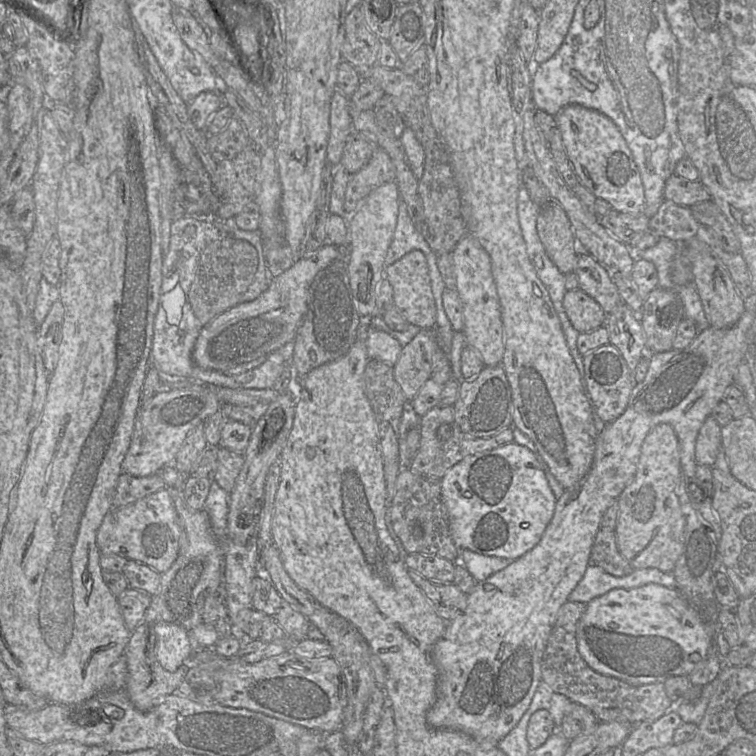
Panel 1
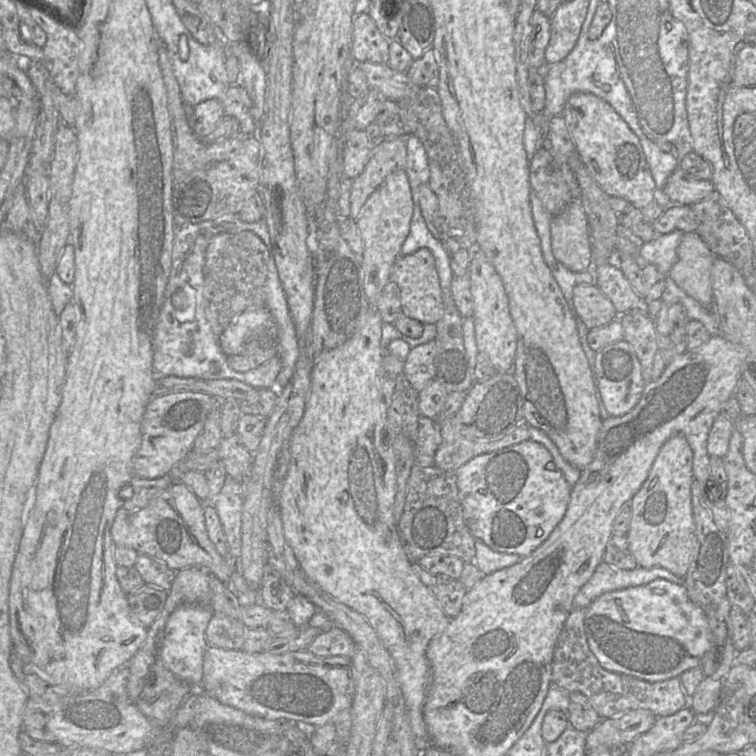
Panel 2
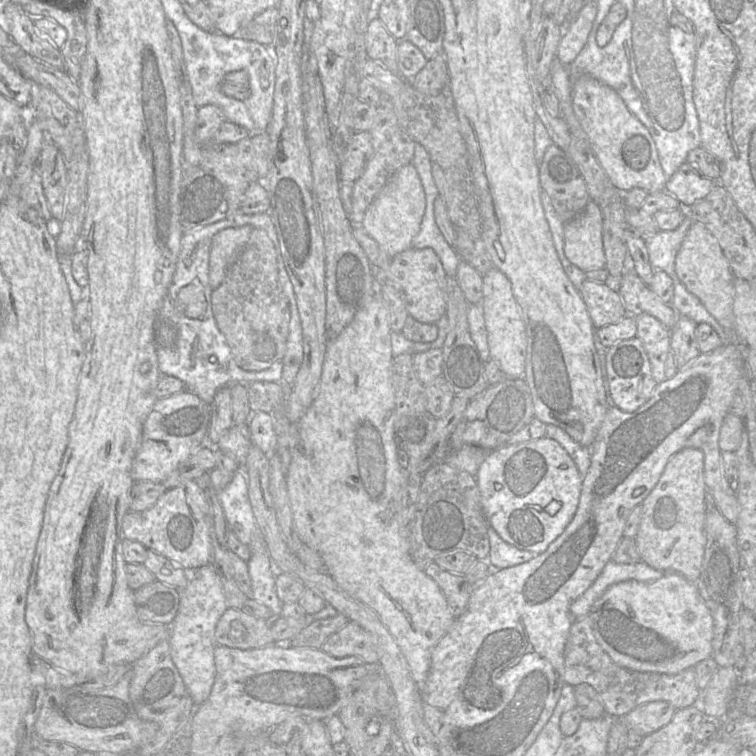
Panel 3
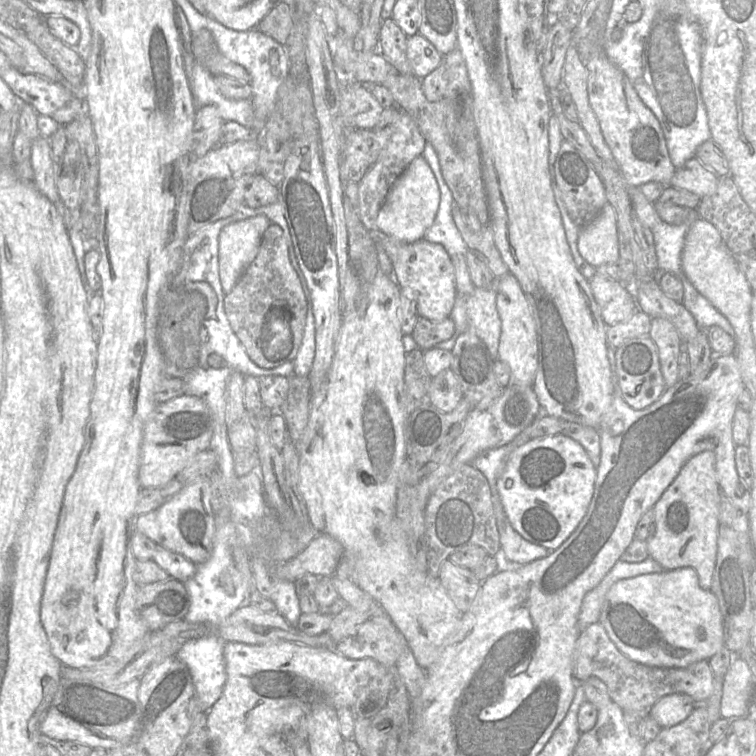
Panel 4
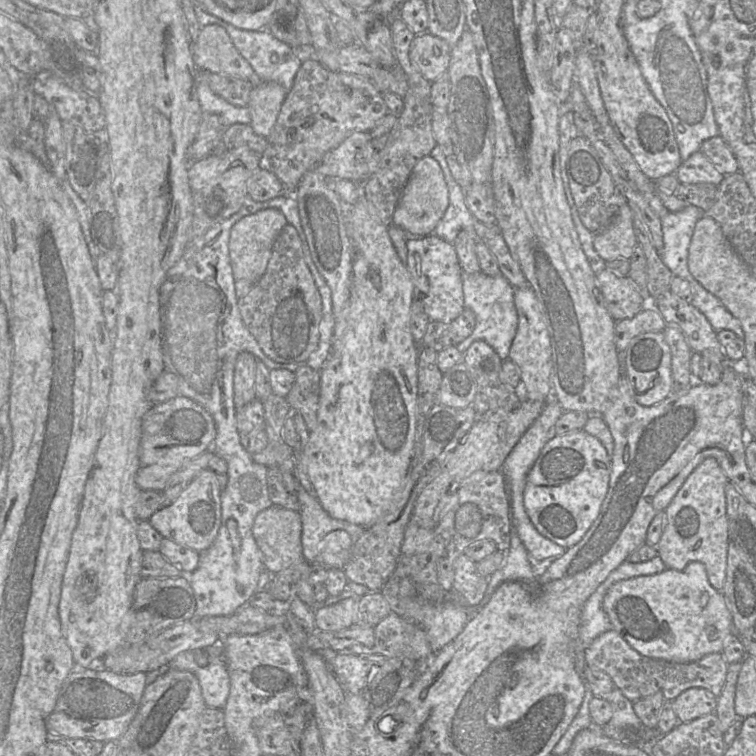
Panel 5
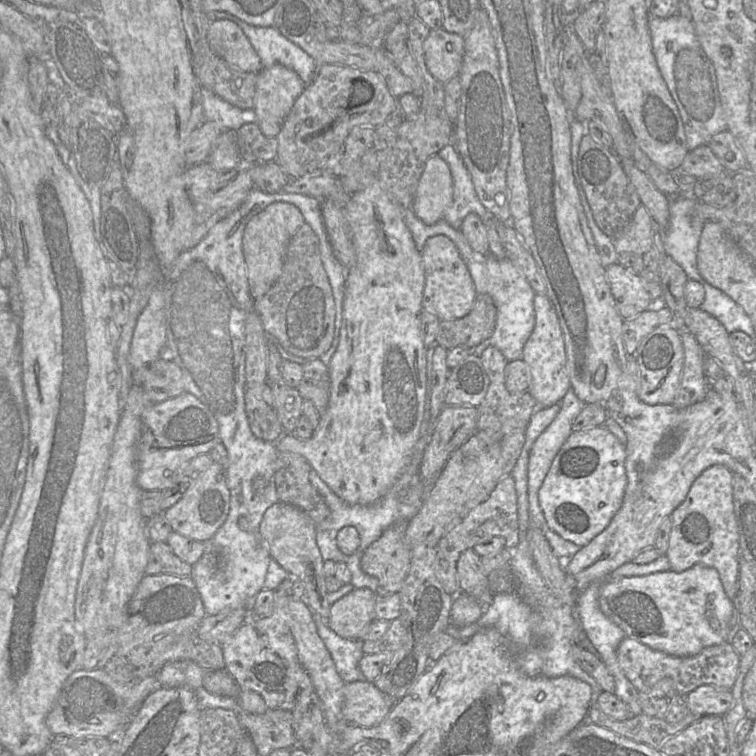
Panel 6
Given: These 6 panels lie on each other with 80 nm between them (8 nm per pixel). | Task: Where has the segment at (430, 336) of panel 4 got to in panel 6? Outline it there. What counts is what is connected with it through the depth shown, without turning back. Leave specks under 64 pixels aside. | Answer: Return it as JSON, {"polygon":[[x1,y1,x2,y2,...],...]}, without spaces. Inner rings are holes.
{"polygon":[[477,295,471,311,464,317,441,321,435,344,446,349,463,347,477,349,492,335,497,317,497,308,491,296]]}

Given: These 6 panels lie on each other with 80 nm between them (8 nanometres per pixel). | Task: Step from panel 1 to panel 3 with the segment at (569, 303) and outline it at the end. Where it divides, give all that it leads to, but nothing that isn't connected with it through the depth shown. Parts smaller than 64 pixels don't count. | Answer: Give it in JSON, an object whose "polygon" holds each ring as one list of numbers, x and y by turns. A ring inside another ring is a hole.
{"polygon":[[586,280,580,285,579,292,596,329,616,323,629,315,618,292,605,282]]}

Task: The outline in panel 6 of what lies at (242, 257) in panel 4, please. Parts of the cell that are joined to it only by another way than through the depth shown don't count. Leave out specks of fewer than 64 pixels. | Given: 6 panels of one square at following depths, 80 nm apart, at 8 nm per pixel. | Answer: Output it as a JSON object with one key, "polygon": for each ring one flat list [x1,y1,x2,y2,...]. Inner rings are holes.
{"polygon":[[284,202,269,205,247,223,243,235,243,253,248,270,249,291,254,299,264,296,281,276,289,243,304,224,301,211]]}

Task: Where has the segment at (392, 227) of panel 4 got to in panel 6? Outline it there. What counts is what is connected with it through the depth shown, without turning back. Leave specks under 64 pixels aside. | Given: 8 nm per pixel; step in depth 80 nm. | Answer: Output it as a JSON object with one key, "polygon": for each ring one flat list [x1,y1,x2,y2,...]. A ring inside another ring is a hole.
{"polygon":[[439,156,430,157,419,179,411,209,424,224,442,219,452,201,453,183,450,169]]}

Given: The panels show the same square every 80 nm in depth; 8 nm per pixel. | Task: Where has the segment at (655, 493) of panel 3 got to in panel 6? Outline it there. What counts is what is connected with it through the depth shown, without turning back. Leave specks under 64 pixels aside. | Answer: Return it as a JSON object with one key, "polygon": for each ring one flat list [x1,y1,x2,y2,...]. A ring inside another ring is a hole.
{"polygon":[[720,464,707,468,699,475,693,482,685,500,670,515,672,529,669,546,665,553,671,570,675,572,686,571,695,564,716,569,731,601,736,599,739,579,739,534,733,505,733,478,734,474,726,466]]}

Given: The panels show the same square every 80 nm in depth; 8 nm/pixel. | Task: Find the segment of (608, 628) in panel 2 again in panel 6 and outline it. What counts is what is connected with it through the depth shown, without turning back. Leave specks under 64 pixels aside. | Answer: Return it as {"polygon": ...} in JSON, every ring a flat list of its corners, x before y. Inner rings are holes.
{"polygon":[[695,564,683,572,670,569,644,576,622,577,604,583,599,590,598,602,602,612,624,631,626,638,669,655,694,656,709,646,730,642,733,602,726,594,717,570,702,564]]}

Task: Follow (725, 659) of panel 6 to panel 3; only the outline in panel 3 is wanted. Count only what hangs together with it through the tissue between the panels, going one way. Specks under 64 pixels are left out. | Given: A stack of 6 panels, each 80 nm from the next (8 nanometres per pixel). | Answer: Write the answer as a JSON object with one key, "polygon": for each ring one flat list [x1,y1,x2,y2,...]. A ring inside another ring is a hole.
{"polygon":[[589,616,574,619,570,627,564,651,563,680,573,687,582,683,592,686,602,700,605,714,614,718,622,718,633,709,655,701,668,702,677,710,684,709,692,706,701,692,694,667,668,675,639,672,617,665,597,642]]}

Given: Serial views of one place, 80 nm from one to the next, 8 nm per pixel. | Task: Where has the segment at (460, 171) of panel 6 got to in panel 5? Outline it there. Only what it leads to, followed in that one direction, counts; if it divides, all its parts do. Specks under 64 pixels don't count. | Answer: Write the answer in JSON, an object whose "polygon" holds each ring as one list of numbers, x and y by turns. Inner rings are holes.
{"polygon":[[436,145,429,155,441,166,449,191,449,204,435,226,433,235,454,243,463,229,474,229,475,223,480,222,467,208,465,194,452,177,442,148]]}

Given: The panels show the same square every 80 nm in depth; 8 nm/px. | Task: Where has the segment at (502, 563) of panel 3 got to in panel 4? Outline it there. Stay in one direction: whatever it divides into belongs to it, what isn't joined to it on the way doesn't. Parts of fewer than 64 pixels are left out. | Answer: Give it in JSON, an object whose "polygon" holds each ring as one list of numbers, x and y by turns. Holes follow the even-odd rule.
{"polygon":[[497,496,496,519,500,536,500,550,508,561,524,565,550,554,550,550,525,540,512,528]]}

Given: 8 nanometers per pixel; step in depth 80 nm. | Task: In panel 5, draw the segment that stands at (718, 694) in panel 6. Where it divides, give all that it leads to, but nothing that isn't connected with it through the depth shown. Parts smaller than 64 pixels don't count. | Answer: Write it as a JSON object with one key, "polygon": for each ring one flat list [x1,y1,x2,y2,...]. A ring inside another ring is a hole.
{"polygon":[[690,688,668,704,676,714,679,723,692,721,714,714,718,696,704,688]]}

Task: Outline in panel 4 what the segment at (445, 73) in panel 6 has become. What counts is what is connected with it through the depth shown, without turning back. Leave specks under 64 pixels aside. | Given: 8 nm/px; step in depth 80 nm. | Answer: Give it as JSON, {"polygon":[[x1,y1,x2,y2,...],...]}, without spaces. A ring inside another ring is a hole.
{"polygon":[[420,34,408,37,406,56,411,65,412,75,419,79,434,71,444,58,444,55]]}

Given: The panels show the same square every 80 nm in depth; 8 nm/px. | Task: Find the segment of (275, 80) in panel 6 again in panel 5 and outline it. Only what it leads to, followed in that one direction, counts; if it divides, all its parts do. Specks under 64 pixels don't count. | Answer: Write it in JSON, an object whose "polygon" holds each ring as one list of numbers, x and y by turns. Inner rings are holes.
{"polygon":[[258,82,251,91,247,105,251,127,261,137,267,137,275,125,287,89,275,82]]}

